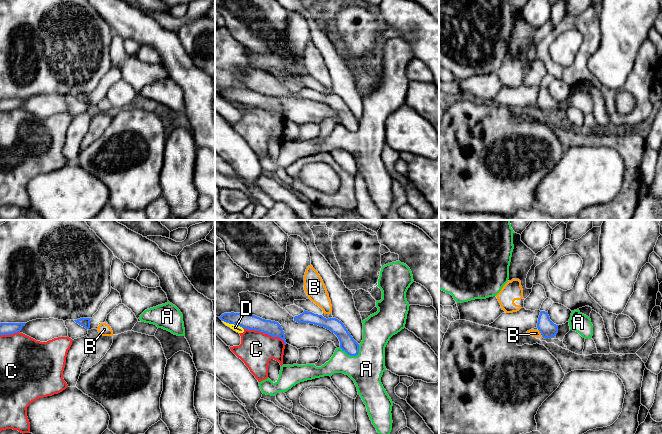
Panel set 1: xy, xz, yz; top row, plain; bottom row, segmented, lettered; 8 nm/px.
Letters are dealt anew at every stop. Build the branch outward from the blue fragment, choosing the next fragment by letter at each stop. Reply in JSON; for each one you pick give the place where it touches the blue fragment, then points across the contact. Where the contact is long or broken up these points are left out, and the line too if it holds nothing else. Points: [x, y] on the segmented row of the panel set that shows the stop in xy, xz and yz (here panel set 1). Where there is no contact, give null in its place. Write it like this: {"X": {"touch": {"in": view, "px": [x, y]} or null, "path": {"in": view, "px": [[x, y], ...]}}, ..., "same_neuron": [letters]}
{"same_neuron": []}

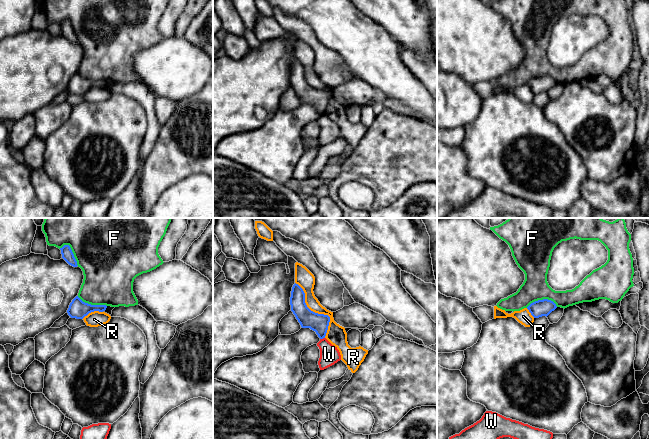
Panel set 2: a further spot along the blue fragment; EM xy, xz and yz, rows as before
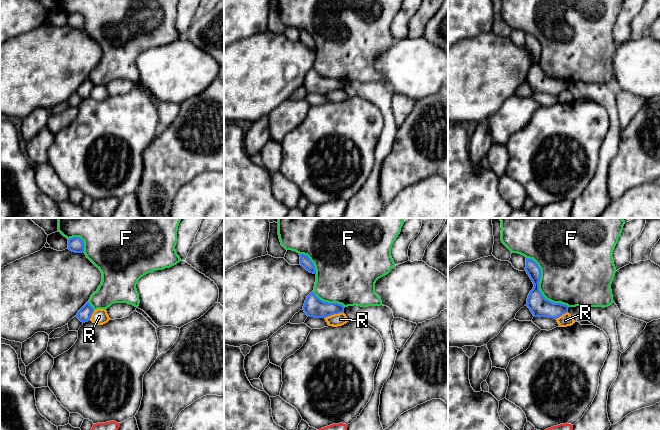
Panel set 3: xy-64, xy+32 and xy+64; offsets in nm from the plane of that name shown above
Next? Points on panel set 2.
{"same_neuron": []}

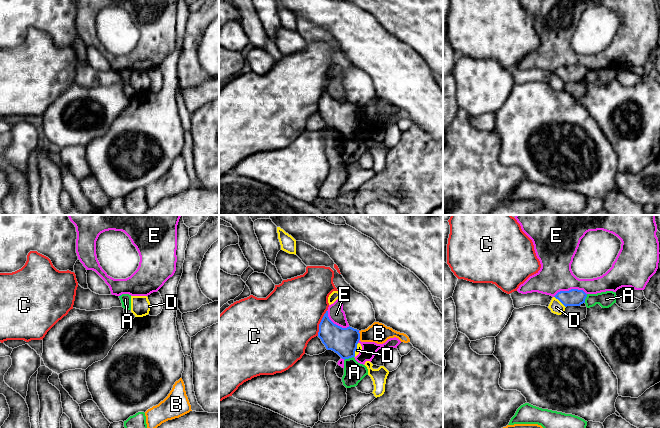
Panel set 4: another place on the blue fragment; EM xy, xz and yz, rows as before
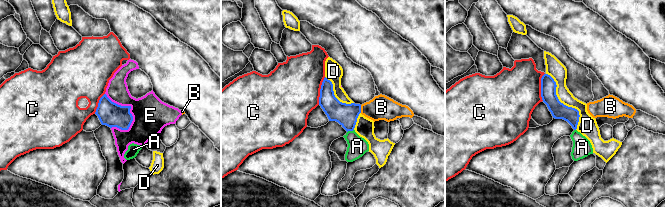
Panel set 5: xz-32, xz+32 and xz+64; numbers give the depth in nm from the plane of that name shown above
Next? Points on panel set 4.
{"same_neuron": []}

